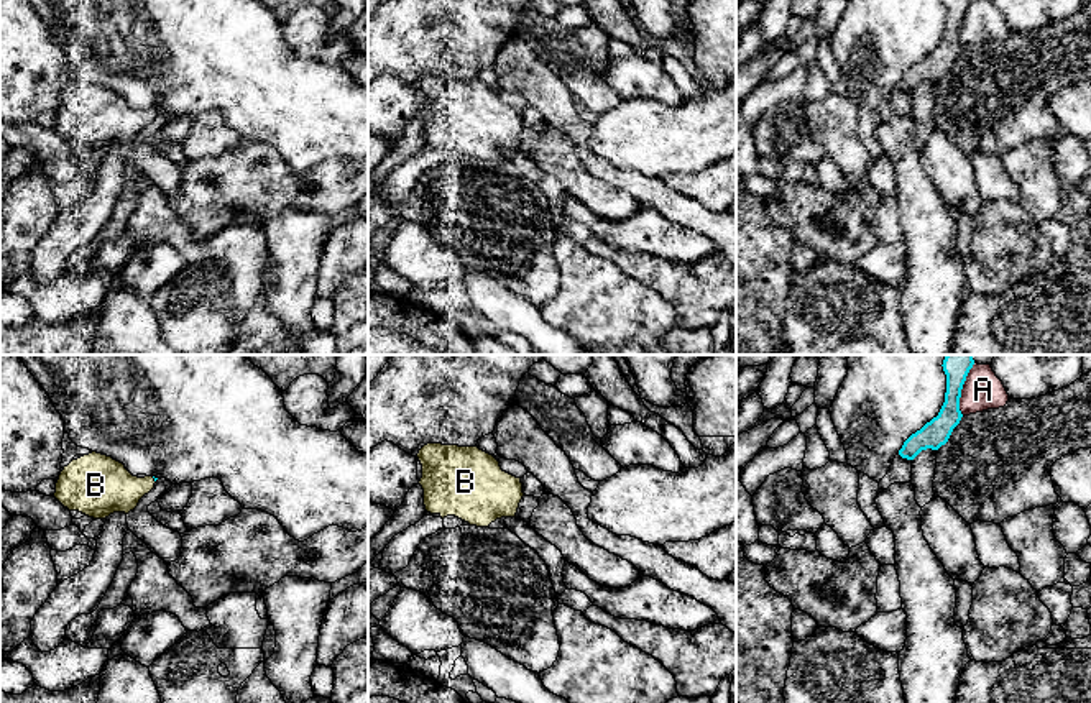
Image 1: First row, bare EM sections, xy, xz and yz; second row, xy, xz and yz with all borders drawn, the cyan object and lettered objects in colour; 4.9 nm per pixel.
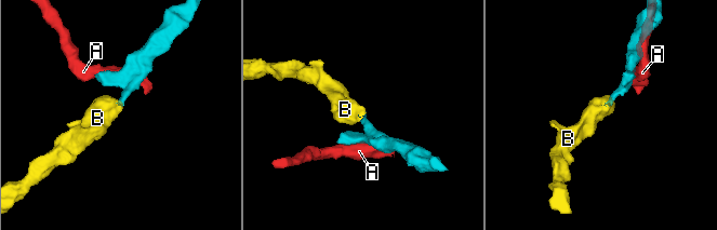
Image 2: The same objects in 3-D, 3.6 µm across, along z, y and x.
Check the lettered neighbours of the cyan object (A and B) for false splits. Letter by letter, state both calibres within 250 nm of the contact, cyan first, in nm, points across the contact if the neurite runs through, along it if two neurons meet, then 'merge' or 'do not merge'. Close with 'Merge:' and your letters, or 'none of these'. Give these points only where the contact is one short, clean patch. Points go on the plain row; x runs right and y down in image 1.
A: calibres 140 and 190 nm; do not merge
B: calibres 20 and 280 nm; way xy (153, 109), (155, 112), (145, 117), (104, 117); merge
Merge: B

